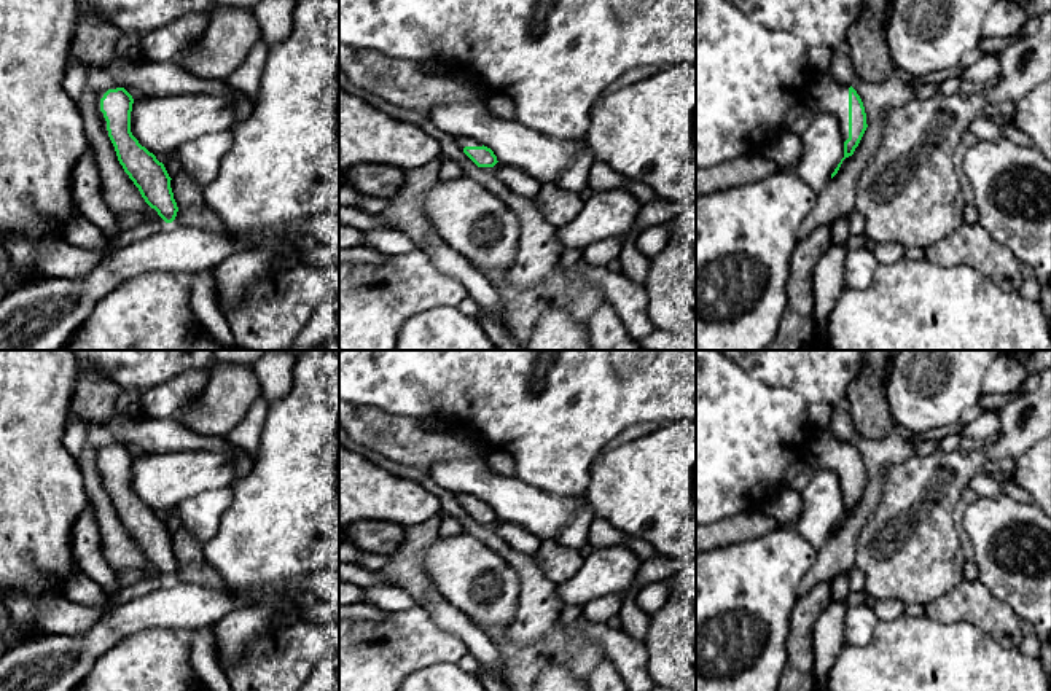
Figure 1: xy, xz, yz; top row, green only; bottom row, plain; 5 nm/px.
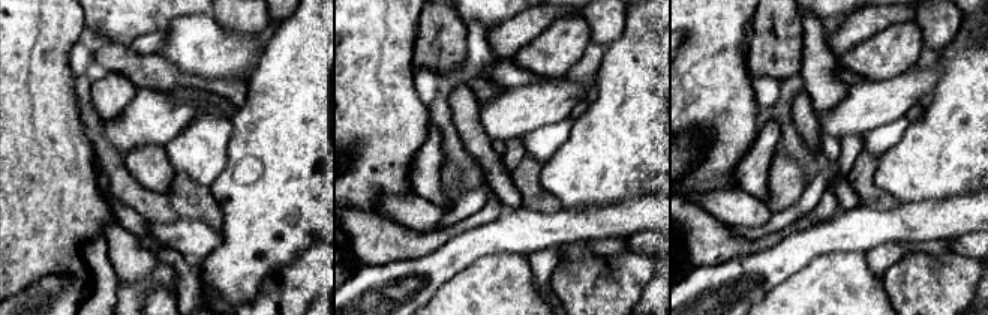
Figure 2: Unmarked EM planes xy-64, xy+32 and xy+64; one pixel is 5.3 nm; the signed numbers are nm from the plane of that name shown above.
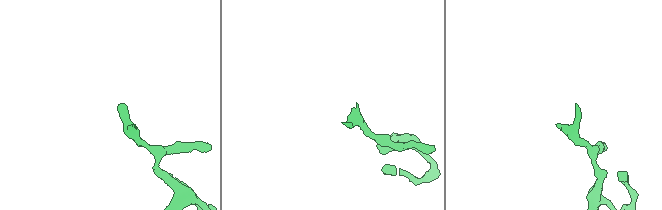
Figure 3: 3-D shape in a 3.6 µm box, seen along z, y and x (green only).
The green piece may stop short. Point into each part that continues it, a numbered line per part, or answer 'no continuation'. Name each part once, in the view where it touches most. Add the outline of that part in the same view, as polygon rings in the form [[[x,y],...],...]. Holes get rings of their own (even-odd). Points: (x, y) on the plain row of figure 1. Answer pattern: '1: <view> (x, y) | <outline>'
1: xy (102, 448) | [[[111,443],[111,444],[107,444],[107,446],[100,446],[99,447],[99,451],[97,451],[97,467],[99,467],[99,473],[100,473],[100,476],[102,476],[102,481],[104,481],[104,486],[105,486],[105,492],[108,492],[108,487],[107,487],[107,478],[105,478],[105,474],[104,474],[104,470],[100,468],[100,455],[104,454],[104,451],[108,447],[108,446],[116,446],[116,444],[119,444],[119,443]]]

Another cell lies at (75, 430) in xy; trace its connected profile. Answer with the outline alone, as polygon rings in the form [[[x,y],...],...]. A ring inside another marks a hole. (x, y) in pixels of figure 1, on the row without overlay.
[[[67,419],[64,444],[76,462],[83,457],[83,452],[88,446],[86,443],[86,425],[78,419]]]

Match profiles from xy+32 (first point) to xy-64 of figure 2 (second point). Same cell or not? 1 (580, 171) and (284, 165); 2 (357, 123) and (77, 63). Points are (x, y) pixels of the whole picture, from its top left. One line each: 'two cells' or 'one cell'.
1: one cell
2: two cells

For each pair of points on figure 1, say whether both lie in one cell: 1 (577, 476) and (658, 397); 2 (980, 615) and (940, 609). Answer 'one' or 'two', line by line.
1: one
2: one

